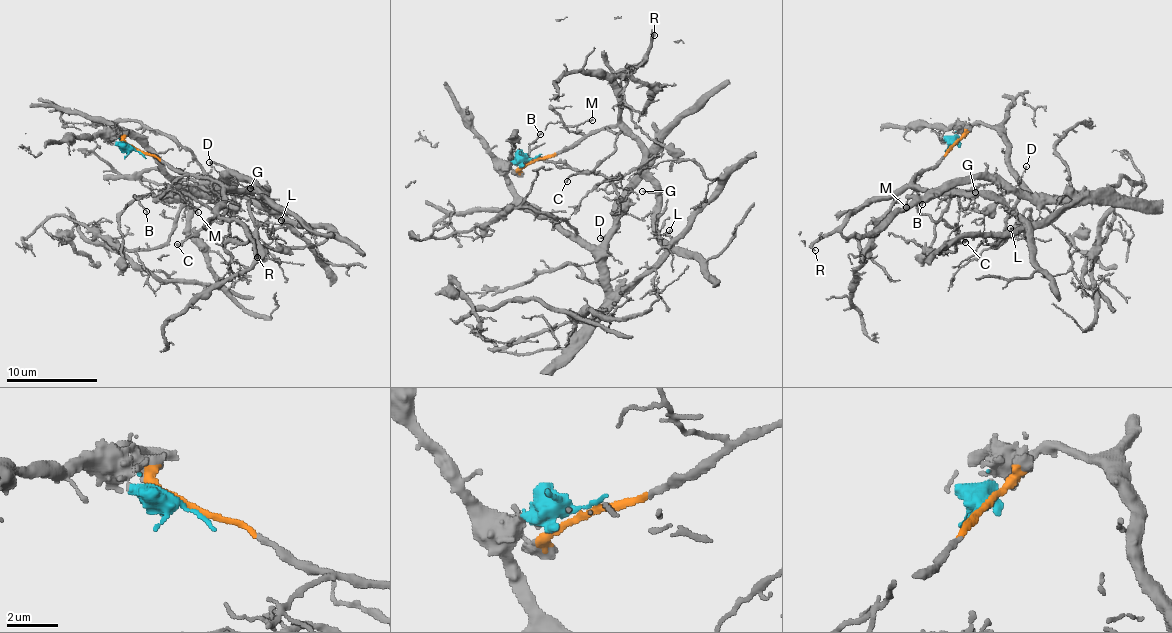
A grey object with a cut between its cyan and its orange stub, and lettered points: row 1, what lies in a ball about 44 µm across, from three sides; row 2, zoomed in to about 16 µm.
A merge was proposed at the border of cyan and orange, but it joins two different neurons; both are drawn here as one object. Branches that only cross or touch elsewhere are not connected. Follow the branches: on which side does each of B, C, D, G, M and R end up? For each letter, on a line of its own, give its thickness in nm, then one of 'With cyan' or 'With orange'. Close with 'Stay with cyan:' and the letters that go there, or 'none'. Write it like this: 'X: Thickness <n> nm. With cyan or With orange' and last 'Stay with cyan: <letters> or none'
B: Thickness 110 nm. With cyan
C: Thickness 180 nm. With orange
D: Thickness 120 nm. With cyan
G: Thickness 90 nm. With orange
M: Thickness 130 nm. With orange
R: Thickness 240 nm. With orange
Stay with cyan: B, D

